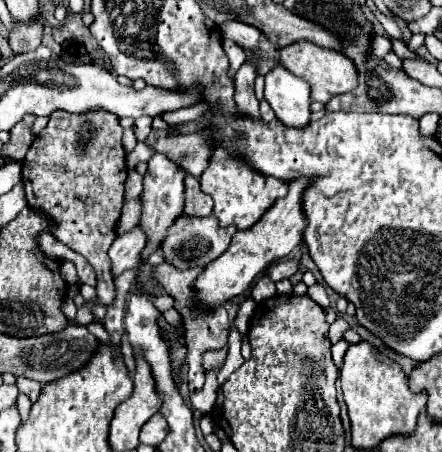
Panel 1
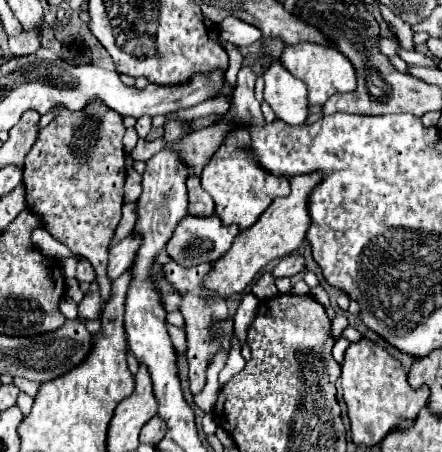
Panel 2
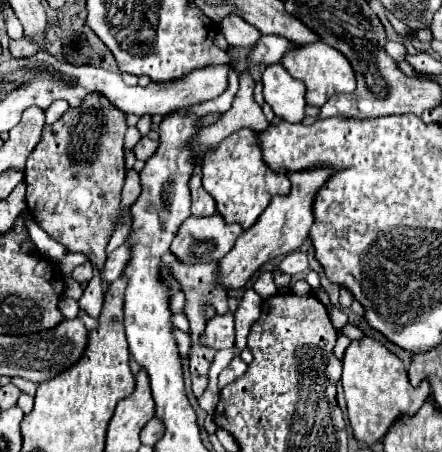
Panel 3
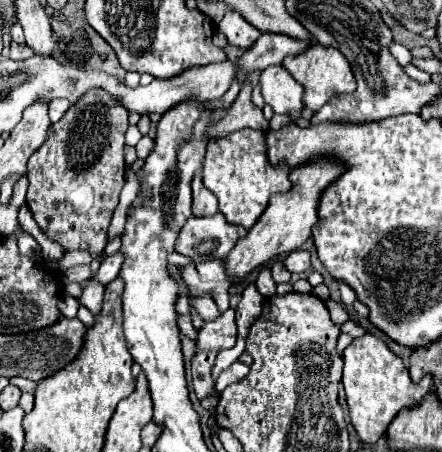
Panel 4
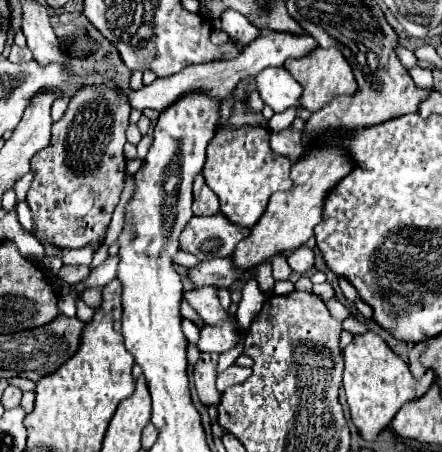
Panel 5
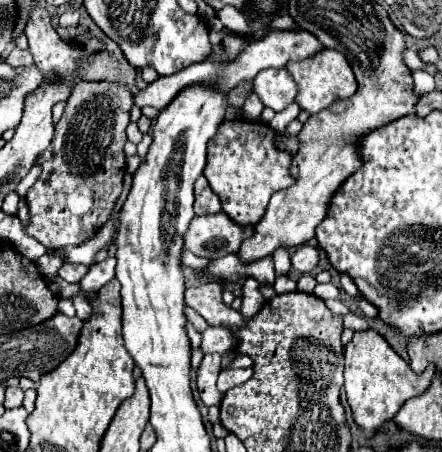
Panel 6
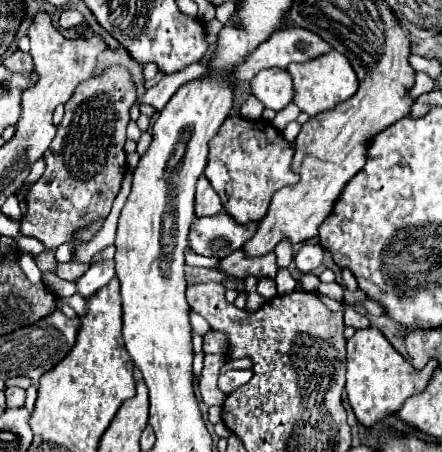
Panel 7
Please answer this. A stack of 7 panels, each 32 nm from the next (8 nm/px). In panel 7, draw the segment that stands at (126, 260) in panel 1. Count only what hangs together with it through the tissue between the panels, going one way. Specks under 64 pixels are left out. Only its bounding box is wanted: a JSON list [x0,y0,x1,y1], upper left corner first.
[76,260,114,298]

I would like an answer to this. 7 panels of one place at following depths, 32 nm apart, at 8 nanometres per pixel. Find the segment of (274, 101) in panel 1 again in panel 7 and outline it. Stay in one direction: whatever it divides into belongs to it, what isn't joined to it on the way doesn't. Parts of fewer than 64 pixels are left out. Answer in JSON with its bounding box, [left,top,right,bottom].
[250,68,294,112]

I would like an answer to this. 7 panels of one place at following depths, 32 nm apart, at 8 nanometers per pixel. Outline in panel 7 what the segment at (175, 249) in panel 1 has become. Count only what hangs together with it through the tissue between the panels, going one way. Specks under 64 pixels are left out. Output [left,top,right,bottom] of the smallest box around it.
[188,212,256,258]

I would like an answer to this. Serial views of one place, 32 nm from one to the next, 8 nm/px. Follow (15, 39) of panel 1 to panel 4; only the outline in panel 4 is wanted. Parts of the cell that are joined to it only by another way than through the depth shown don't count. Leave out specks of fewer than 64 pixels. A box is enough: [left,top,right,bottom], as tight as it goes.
[10,42,34,60]

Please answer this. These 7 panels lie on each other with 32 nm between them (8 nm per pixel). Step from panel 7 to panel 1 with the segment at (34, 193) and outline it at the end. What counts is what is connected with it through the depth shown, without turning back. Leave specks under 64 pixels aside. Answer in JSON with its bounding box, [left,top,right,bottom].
[22,112,126,306]

